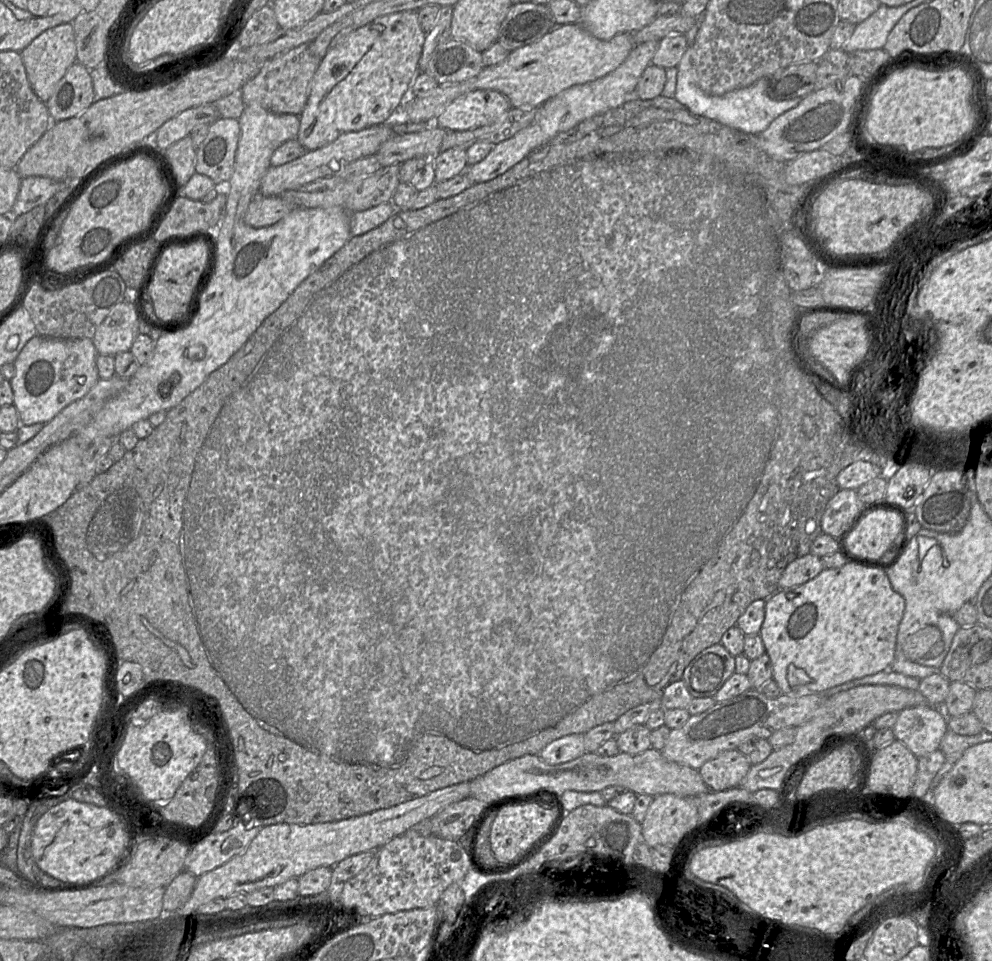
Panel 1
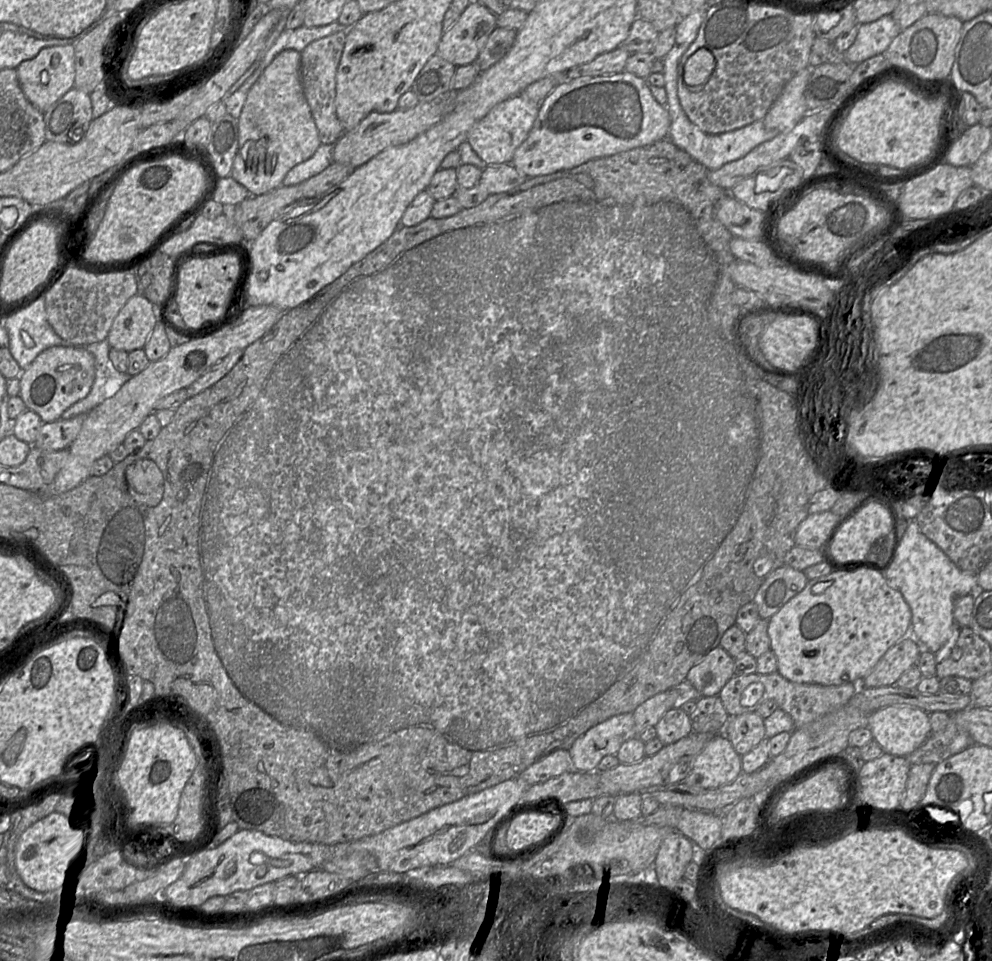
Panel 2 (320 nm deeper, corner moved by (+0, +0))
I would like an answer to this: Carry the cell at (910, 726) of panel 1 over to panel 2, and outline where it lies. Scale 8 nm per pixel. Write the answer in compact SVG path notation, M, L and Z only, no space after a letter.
M892 705L868 717L873 739L884 753L906 757L931 734L929 713L910 705Z

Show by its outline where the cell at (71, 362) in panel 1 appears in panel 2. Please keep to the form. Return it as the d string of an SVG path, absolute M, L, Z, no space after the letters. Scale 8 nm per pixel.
M52 346L42 351L19 376L19 396L26 408L38 414L44 423L57 421L62 413L90 392L95 379L95 359L86 346Z

